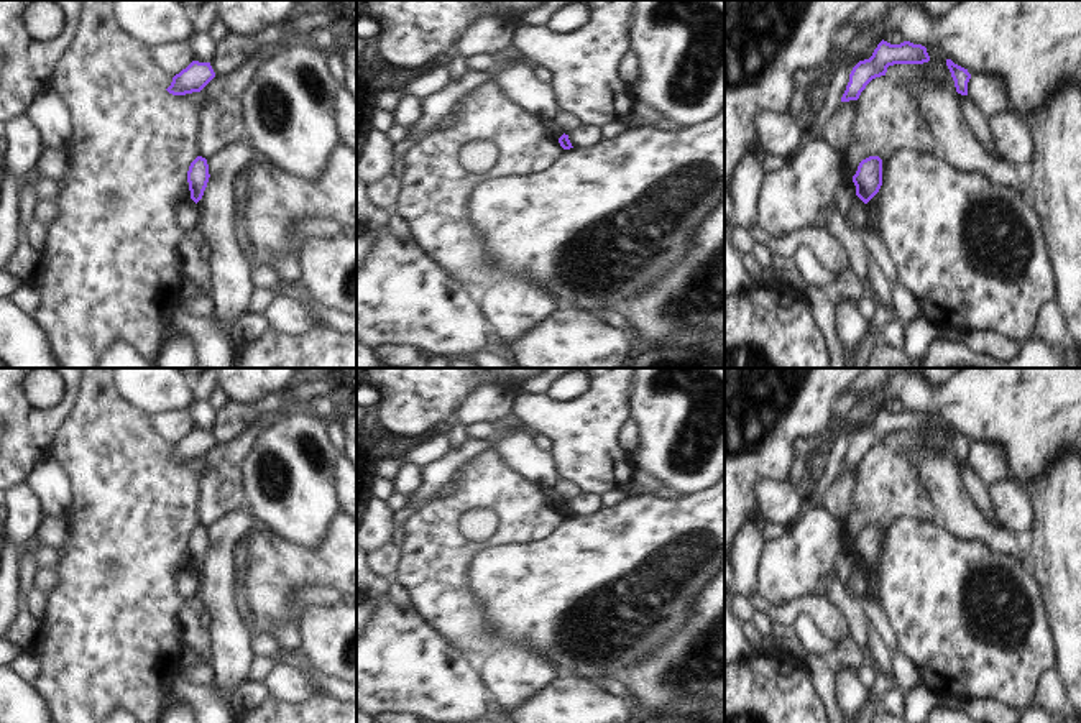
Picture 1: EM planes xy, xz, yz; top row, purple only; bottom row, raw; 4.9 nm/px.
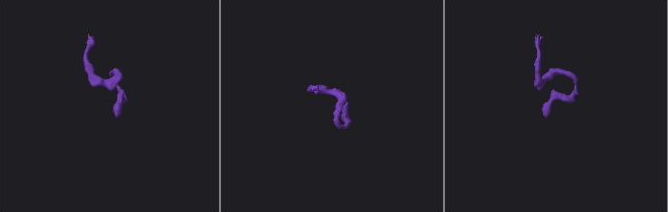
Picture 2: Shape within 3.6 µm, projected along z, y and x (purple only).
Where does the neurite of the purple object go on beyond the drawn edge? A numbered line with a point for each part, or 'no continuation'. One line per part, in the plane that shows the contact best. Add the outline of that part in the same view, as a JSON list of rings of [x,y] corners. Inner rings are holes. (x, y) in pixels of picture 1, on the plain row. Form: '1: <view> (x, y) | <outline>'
no continuation

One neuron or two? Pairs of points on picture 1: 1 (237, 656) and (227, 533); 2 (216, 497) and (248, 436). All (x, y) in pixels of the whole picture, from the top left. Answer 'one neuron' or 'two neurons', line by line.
1: one neuron
2: one neuron

